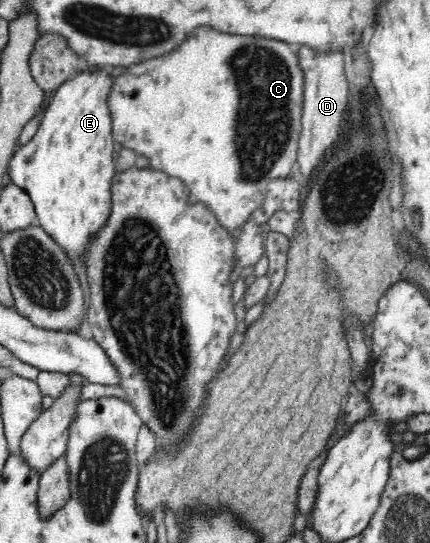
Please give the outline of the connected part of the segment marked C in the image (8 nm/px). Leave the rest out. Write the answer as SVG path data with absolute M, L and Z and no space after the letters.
M207 24L192 30L190 34L192 36L186 36L170 52L164 52L164 55L137 62L137 64L132 63L130 67L123 67L122 74L112 77L111 92L106 98L106 105L112 118L112 139L114 142L119 142L122 148L133 150L136 156L146 157L149 161L148 168L182 180L189 193L189 202L206 205L214 213L220 227L224 227L231 233L234 230L240 230L250 219L252 212L262 204L269 182L276 178L290 176L290 170L296 164L302 119L304 74L298 56L295 54L295 47L287 42L262 36L224 34L224 32L216 32L216 28Z

